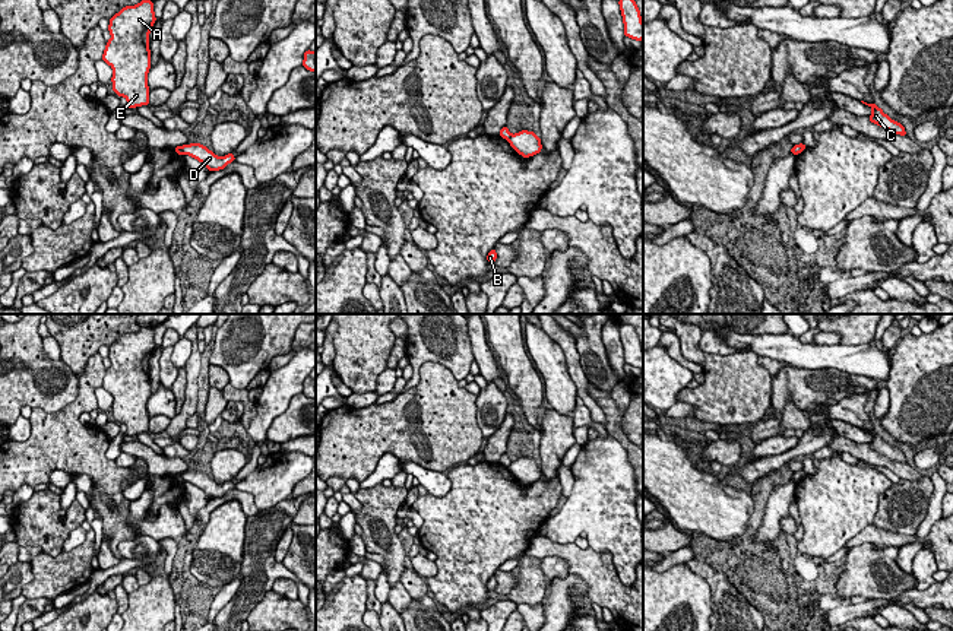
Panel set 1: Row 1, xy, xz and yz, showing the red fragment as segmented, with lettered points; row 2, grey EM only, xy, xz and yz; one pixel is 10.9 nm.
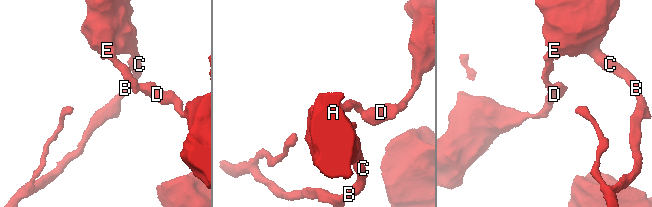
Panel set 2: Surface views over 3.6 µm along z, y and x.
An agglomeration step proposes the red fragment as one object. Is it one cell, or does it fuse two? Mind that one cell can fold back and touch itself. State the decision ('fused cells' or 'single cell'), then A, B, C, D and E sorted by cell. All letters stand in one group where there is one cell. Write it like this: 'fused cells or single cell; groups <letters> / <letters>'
fused cells; groups A B C E / D

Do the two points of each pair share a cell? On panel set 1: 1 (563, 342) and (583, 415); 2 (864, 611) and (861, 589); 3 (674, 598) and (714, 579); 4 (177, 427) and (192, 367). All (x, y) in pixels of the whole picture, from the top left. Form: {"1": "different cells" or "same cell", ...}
{"1": "different cells", "2": "different cells", "3": "different cells", "4": "same cell"}

